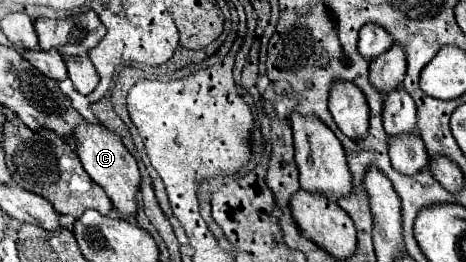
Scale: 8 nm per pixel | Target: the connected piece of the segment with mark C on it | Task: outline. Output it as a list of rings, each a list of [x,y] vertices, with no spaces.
[[[84,123],[76,129],[76,133],[78,133],[76,151],[78,151],[78,157],[80,157],[86,173],[92,177],[94,183],[98,183],[106,191],[106,195],[110,197],[114,209],[118,209],[122,219],[134,219],[134,215],[138,211],[136,191],[140,189],[140,171],[138,171],[136,159],[126,151],[120,137],[112,129]]]

